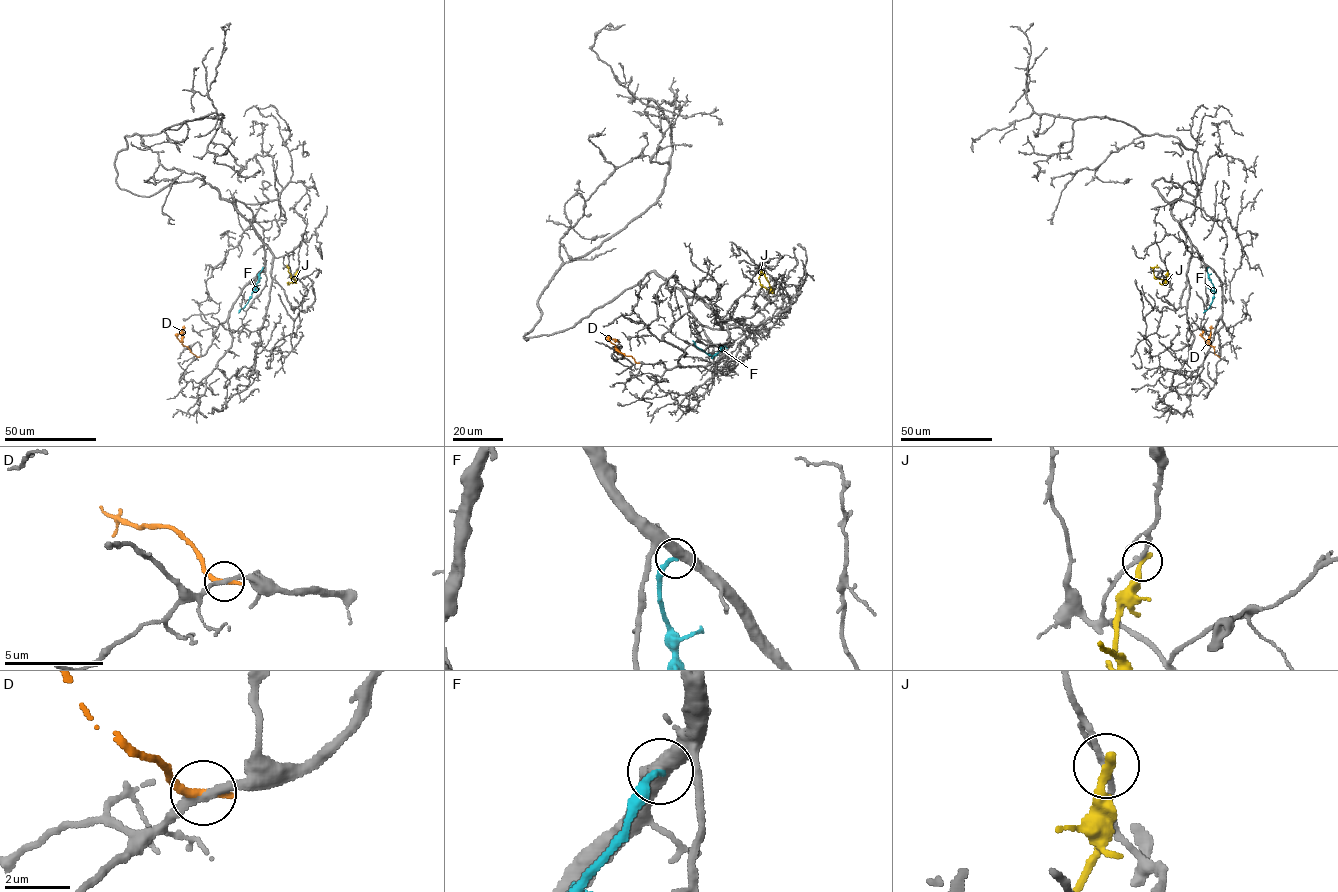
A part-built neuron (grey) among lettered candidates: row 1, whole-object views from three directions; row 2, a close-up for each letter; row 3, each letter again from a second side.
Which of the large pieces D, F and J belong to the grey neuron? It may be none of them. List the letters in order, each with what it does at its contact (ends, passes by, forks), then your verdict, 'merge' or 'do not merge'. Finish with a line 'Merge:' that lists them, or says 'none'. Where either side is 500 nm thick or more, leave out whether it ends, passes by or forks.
D: it ends | do not merge
F: it ends | do not merge
J: it ends | do not merge
Merge: none

